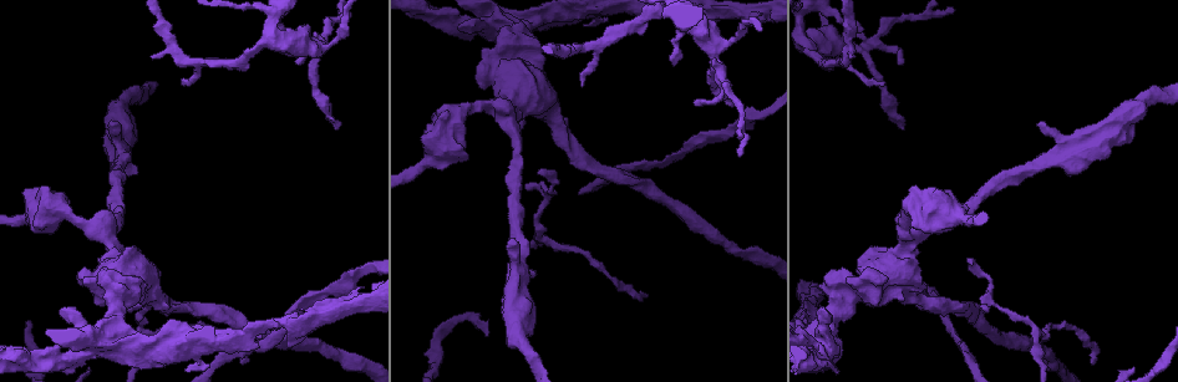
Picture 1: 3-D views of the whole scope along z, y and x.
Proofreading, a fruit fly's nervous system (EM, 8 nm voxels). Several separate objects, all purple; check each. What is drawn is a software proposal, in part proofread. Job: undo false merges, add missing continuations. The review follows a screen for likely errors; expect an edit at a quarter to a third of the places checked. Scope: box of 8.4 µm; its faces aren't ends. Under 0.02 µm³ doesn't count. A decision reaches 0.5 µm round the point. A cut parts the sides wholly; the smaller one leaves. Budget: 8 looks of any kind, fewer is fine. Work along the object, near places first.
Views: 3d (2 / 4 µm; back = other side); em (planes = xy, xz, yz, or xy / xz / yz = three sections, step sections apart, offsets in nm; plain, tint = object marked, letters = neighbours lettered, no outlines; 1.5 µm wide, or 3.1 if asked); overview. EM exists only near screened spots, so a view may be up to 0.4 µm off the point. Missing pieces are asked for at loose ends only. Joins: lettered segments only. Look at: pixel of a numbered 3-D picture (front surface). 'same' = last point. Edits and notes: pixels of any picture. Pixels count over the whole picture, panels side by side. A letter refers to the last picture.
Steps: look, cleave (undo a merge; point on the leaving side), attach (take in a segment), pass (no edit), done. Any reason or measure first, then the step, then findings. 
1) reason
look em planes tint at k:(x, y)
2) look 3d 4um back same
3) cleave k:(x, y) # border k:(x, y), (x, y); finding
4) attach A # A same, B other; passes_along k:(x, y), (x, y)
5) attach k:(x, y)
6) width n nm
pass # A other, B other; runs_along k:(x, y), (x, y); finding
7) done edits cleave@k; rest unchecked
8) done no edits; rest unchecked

tapers out
look 3d 4um back at 1:(732, 104)

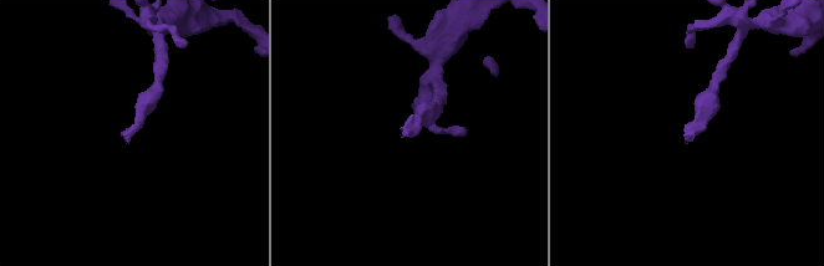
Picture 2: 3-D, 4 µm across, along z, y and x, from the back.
look em xz step 8 tint at 2:(686, 143)

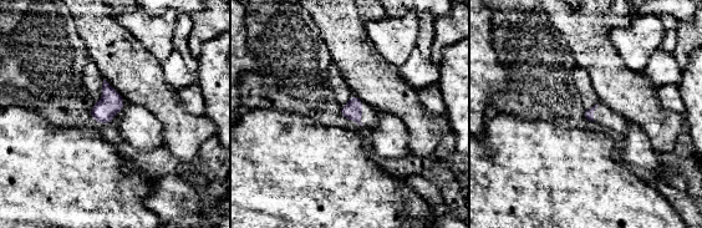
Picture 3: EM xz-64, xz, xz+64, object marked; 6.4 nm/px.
another direction
look em planes letters same

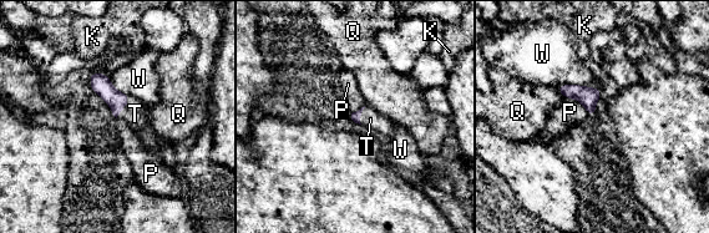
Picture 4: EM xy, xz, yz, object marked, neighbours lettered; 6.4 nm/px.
attach T # K other, P other, Q other, T same, W other; passes_along 4:(101, 84), (123, 105), (135, 114); it goes on there

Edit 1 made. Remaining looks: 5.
see it whole again
look overview

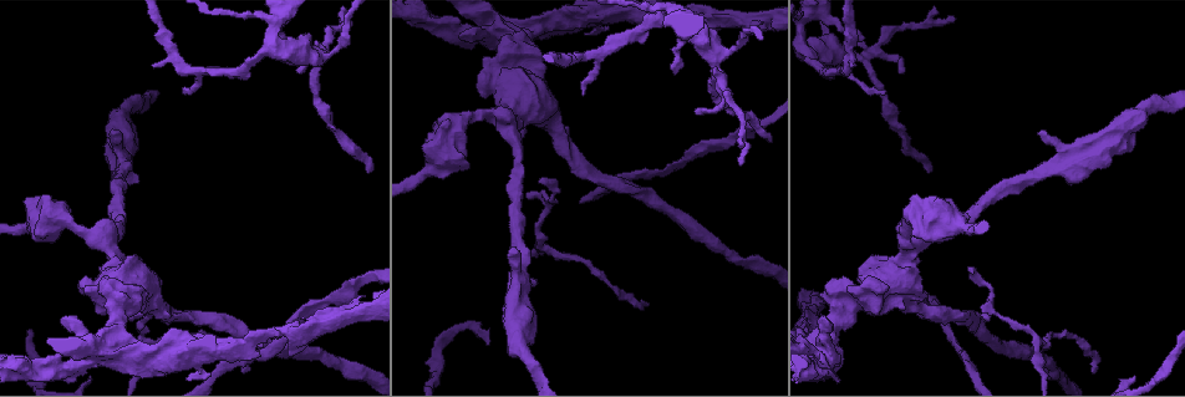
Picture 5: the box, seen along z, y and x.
three arms meet
look em yz step 8 tint at 5:(1036, 344)

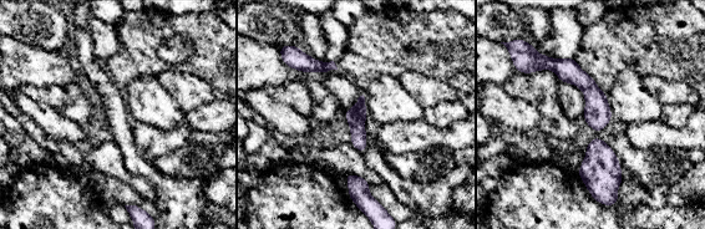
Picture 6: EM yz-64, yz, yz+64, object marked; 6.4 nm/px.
look em planes letters same

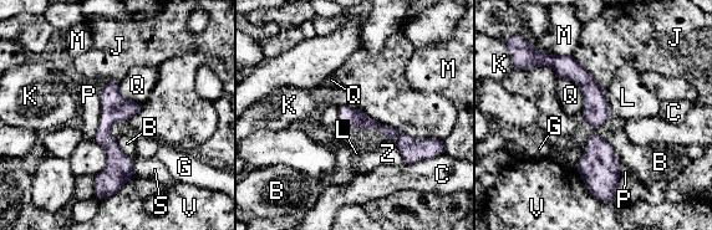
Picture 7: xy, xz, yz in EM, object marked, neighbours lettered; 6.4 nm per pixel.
longest_contact P 380 nm
pass # B other, C other, G other, J other, K other, L other, M other, P other, Q other, S other, V other, Z other; continuous, no second cell

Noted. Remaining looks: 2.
done edits attach@4; rest unchecked

